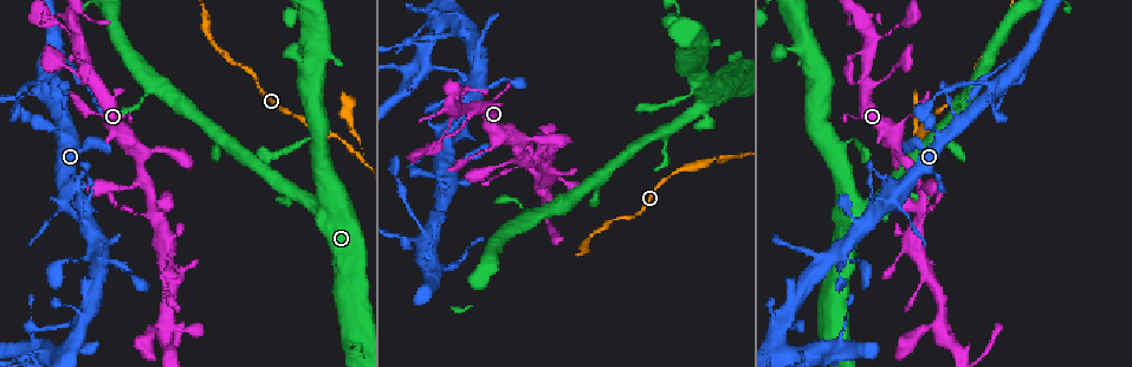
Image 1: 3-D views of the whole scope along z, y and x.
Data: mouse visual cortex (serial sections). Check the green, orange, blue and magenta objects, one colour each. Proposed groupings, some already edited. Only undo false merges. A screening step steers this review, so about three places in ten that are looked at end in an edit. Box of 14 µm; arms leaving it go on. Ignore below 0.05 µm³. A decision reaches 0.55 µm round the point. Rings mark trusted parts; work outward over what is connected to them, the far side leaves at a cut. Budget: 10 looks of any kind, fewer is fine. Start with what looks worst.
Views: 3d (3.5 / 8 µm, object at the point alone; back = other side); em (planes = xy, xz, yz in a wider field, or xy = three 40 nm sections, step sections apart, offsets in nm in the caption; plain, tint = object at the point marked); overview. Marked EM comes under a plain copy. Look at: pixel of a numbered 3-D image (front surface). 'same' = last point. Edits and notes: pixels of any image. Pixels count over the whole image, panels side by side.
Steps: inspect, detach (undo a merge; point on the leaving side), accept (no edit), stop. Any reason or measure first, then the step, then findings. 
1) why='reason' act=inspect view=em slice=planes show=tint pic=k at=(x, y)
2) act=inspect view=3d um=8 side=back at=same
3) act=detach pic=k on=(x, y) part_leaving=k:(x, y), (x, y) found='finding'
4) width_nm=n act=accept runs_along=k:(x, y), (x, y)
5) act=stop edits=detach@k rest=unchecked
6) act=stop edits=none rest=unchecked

why='thin neck' act=inspect view=em slice=xy step=2 show=tint pic=1 at=(356, 154)

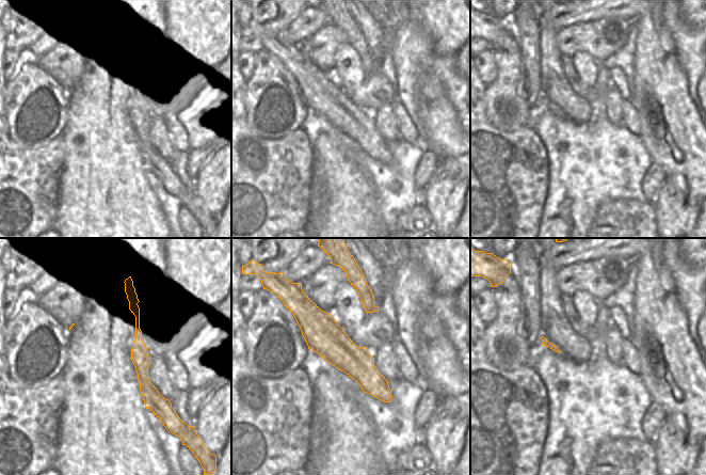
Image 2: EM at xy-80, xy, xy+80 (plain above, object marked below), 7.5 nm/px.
act=inspect view=3d um=3.5 at=same

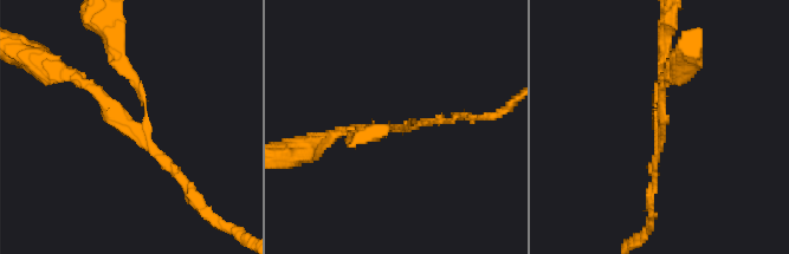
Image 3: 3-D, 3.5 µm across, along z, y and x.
width_nm=280 act=accept runs_along=3:(337, 134), (388, 128) found='continuous, no second cell'

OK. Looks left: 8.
act=inspect view=3d um=3.5 side=back pic=1 at=(21, 96)

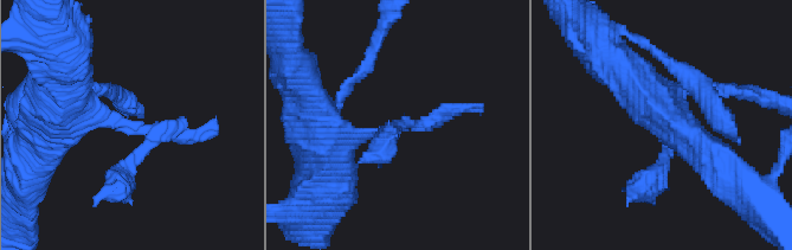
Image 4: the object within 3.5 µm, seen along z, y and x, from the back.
act=accept runs_along=4:(57, 106), (152, 139), (115, 186) found='all the same cell'

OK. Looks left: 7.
why='sharp bend' act=inspect view=em slice=planes show=tint pic=1 at=(696, 81)

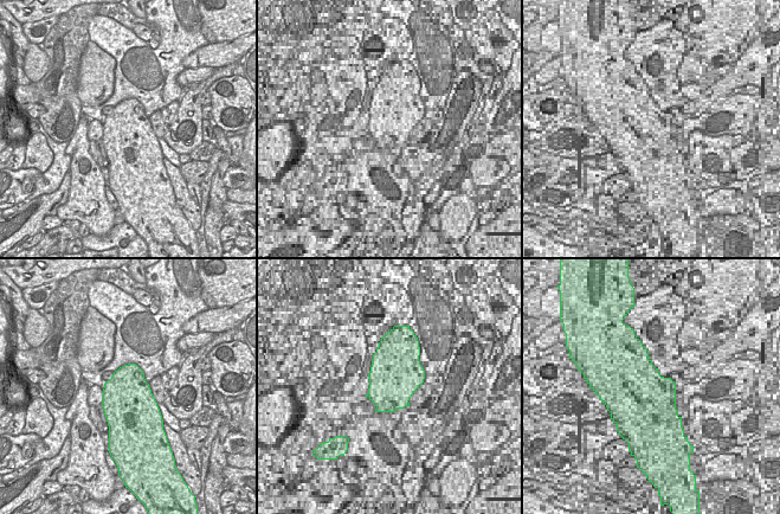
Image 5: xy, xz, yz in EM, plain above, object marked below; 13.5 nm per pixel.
why='wider look' act=inspect view=3d um=3.5 at=same

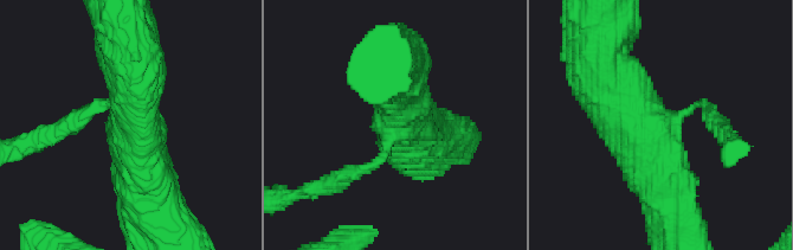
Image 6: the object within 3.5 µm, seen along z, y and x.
act=accept runs_along=6:(670, 212), (655, 151), (604, 74) found='all the same cell'

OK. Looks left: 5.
why='calibre changes' act=inspect view=3d um=3.5 pic=1 at=(298, 48)

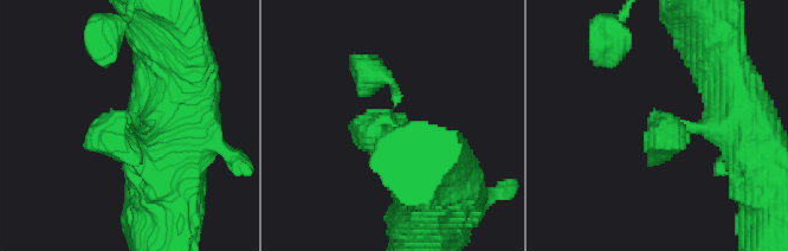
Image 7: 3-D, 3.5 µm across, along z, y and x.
why='now the EM' act=inspect view=em slice=xy step=2 show=tint pic=7 at=(123, 118)

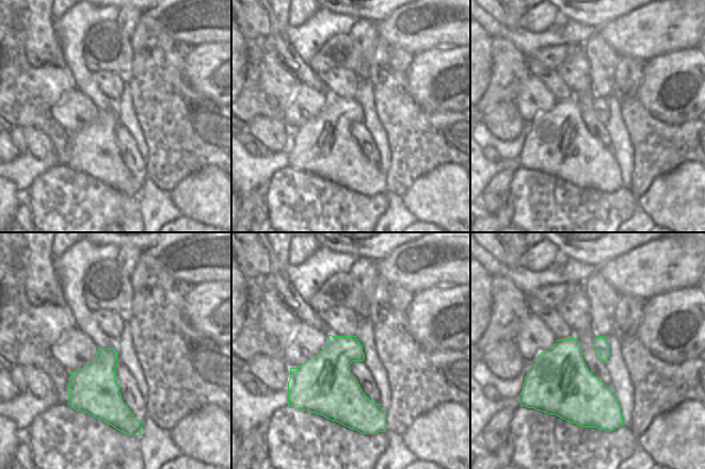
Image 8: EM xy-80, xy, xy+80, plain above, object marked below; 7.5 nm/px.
act=accept runs_along=7:(431, 205), (391, 122), (350, 126) found='all the same cell'

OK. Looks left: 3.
act=stop edits=none rest=unchecked

